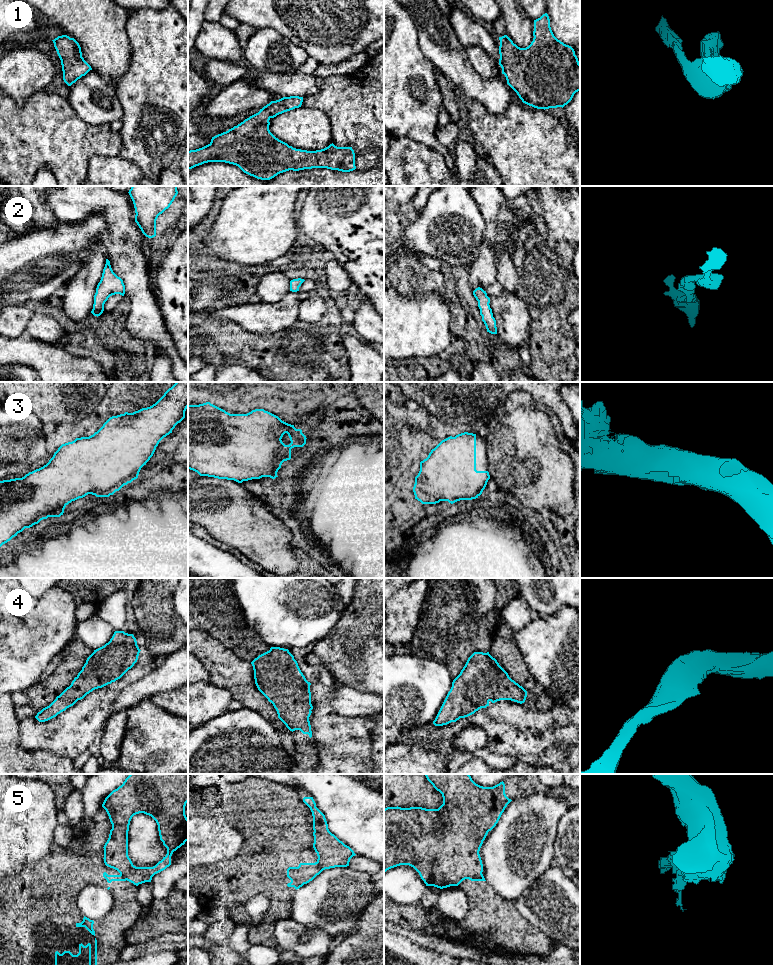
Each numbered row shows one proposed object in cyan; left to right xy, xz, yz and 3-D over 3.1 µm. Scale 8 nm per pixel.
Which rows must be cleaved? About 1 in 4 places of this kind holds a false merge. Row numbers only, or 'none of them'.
5

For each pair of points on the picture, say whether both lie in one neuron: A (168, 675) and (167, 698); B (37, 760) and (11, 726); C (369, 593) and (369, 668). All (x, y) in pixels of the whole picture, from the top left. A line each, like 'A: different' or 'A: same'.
A: different
B: same
C: same

